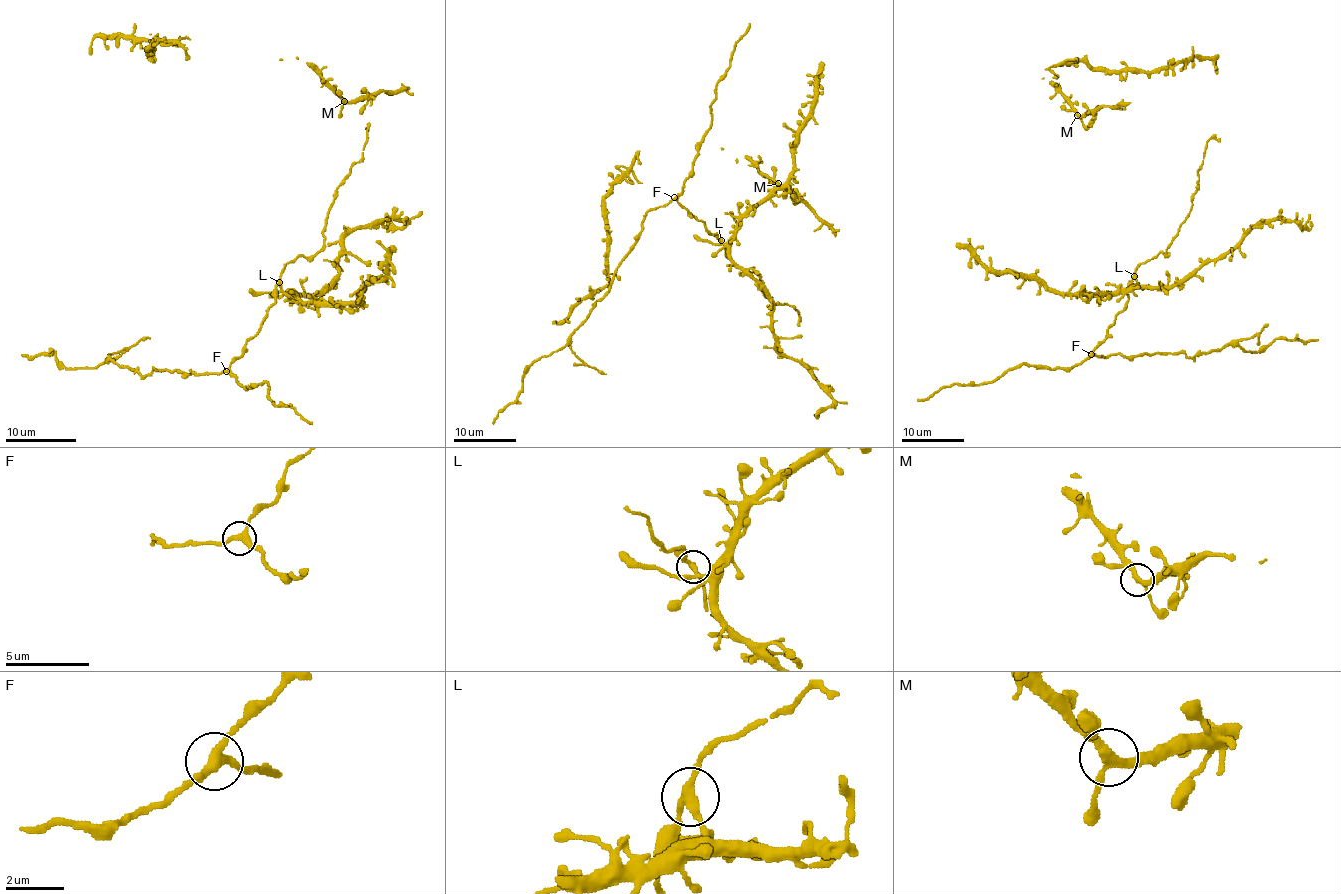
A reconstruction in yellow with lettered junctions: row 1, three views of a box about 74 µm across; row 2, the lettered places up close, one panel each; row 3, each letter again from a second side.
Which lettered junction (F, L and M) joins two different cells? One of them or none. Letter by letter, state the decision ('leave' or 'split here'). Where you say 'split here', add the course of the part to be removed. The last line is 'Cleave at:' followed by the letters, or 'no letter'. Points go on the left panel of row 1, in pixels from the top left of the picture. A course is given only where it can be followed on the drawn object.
F: leave
L: leave
M: leave
Cleave at: no letter

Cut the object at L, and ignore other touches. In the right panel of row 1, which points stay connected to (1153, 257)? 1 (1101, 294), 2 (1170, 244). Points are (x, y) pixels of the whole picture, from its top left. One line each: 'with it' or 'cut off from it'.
1: cut off from it
2: with it

